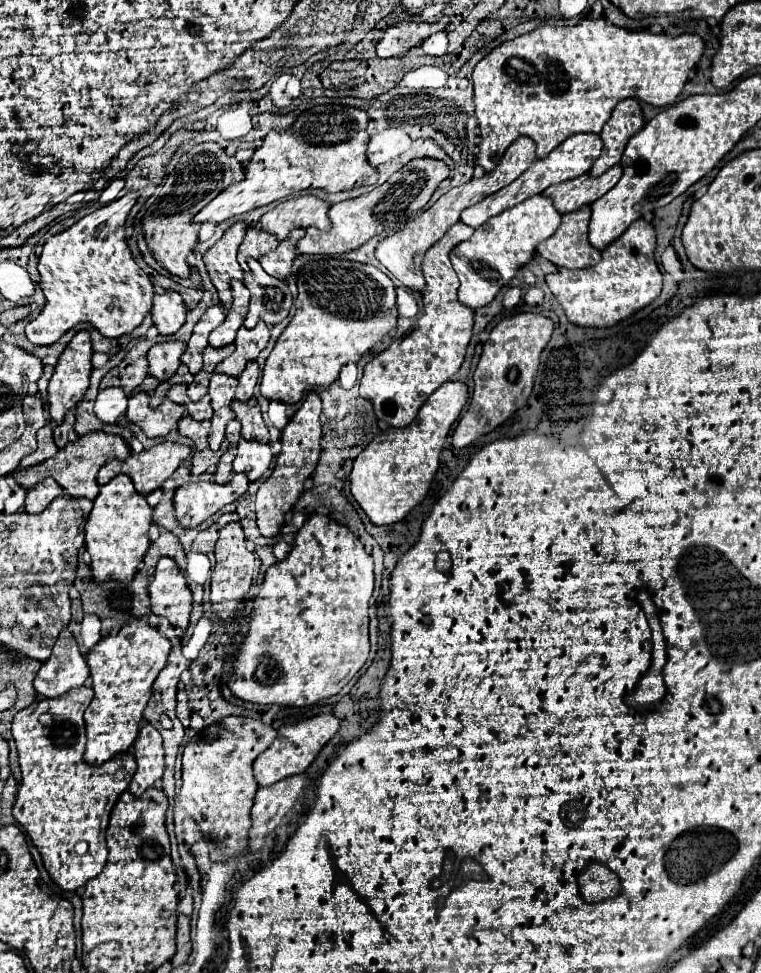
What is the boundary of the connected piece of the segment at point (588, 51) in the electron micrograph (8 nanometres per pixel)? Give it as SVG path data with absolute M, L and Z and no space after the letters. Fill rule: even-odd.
M583 19L575 27L543 25L527 35L503 43L483 57L473 69L475 117L481 129L477 163L485 171L493 171L505 149L521 135L535 141L539 159L547 157L559 143L575 133L601 133L601 127L611 117L613 107L629 97L661 109L673 105L687 83L689 71L699 63L703 47L703 39L697 34L671 37L665 32L629 31L615 27L605 19Z

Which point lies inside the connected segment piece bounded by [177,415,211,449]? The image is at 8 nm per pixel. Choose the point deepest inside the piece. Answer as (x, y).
(197, 430)

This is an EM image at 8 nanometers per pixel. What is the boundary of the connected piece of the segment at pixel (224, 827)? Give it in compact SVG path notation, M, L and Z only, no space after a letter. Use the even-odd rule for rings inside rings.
M225 717L219 723L213 723L209 727L203 727L197 731L195 737L191 737L183 751L183 785L179 791L181 807L187 811L189 817L195 819L199 825L203 837L209 843L209 853L213 861L223 861L229 857L241 857L249 845L249 829L251 829L251 805L257 791L257 781L253 777L253 761L257 755L261 755L265 749L271 747L277 731L271 725L265 725L263 721L245 719L245 717Z

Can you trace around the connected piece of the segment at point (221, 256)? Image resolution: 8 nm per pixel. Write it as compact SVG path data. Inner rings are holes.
M237 221L203 257L211 283L215 285L221 305L225 309L231 307L231 299L233 299L229 283L233 279L239 279L239 281L243 279L243 269L237 263L237 249L245 237L245 231L247 231L247 225L243 221Z

